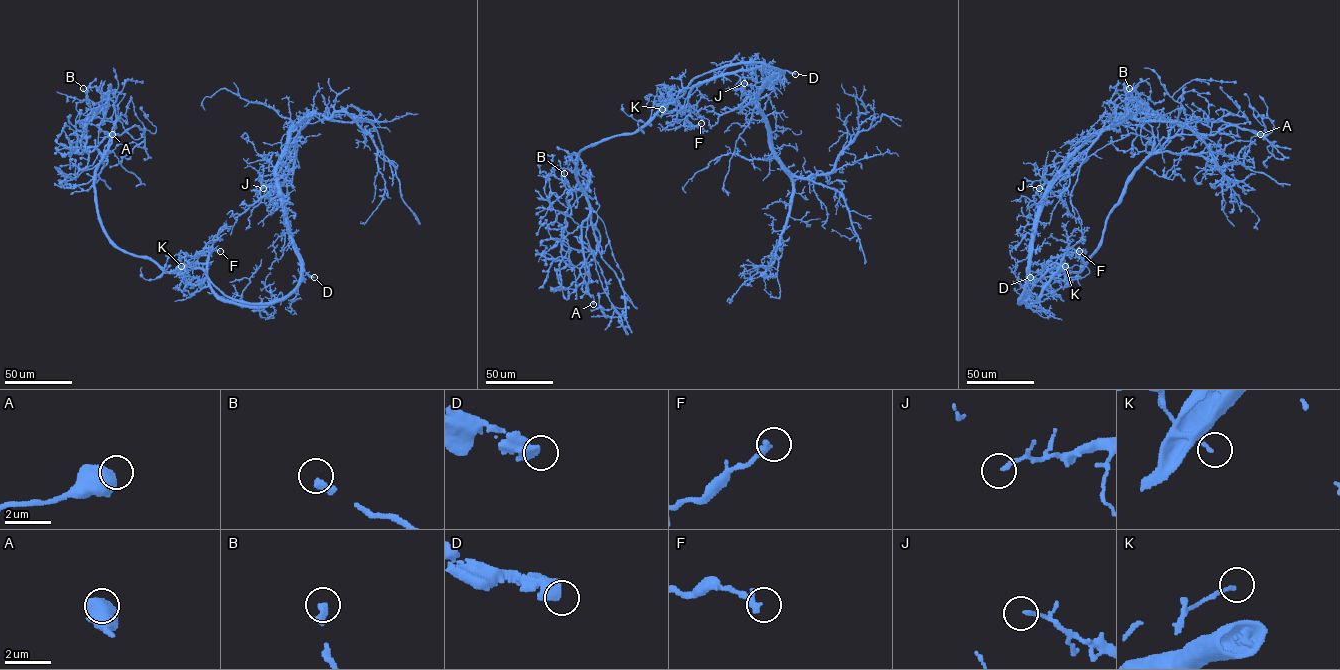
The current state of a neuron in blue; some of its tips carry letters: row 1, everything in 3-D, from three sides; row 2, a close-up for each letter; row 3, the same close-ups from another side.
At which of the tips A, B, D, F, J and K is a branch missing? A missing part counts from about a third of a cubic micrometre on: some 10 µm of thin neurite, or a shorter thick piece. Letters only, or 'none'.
B, D

